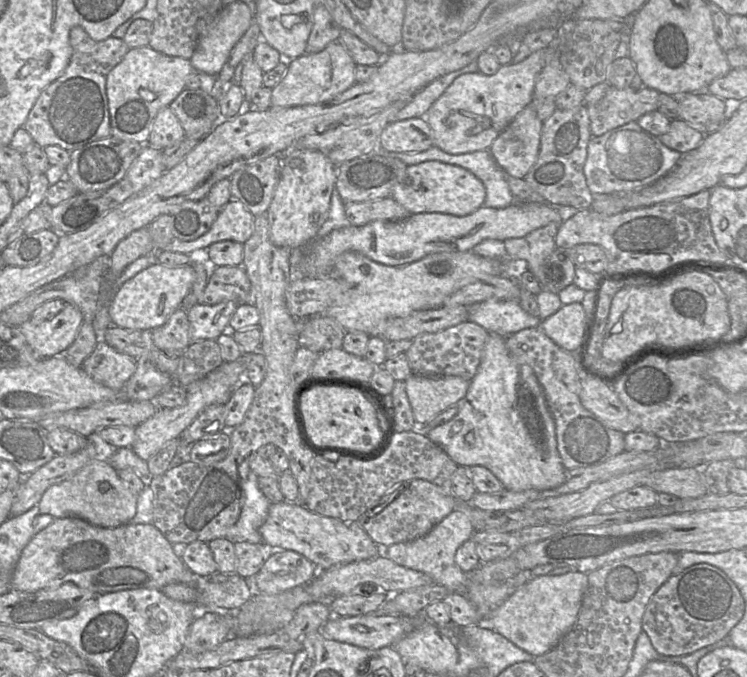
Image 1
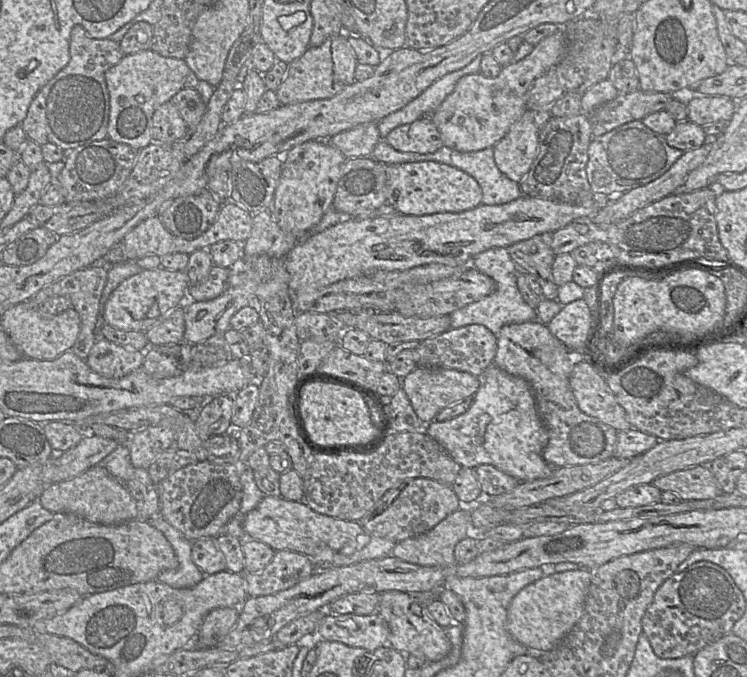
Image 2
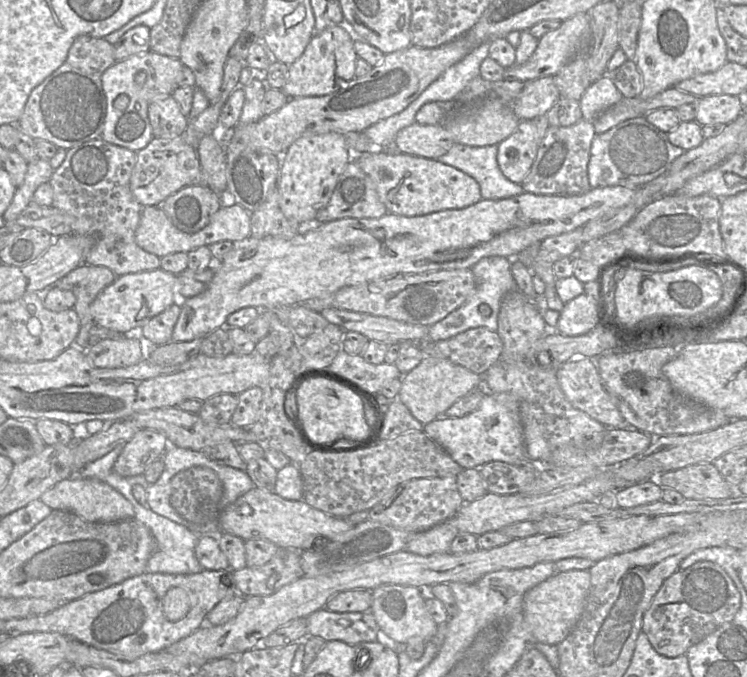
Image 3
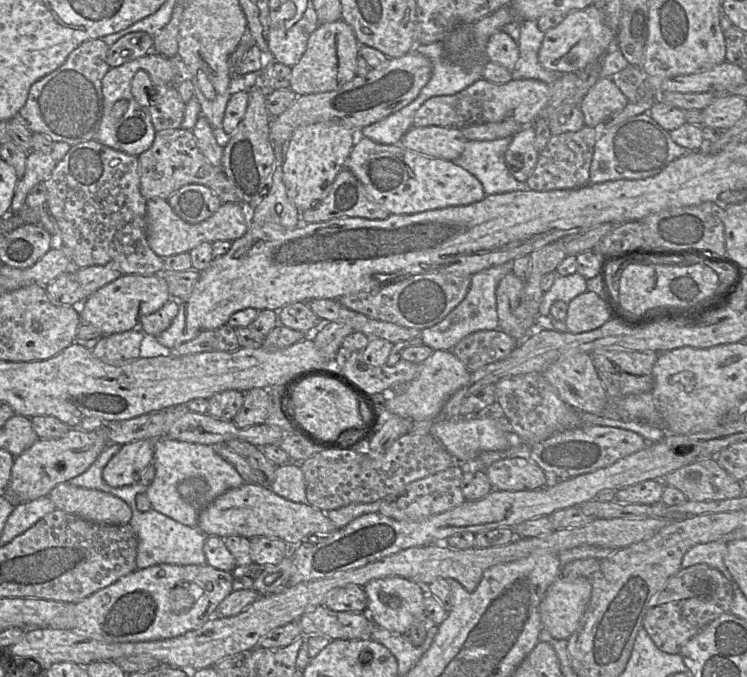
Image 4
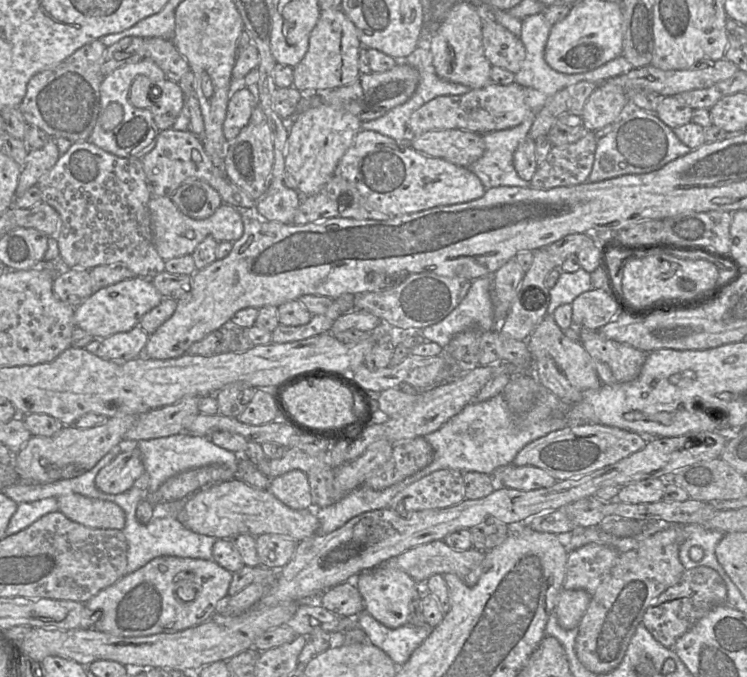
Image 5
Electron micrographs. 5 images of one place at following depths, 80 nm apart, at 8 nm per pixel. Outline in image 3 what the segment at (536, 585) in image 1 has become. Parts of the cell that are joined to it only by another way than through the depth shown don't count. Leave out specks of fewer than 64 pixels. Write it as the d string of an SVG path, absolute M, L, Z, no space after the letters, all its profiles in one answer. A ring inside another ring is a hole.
M589 570L556 572L549 579L527 591L523 598L523 616L531 639L535 642L557 645L578 623L585 608L590 588Z

